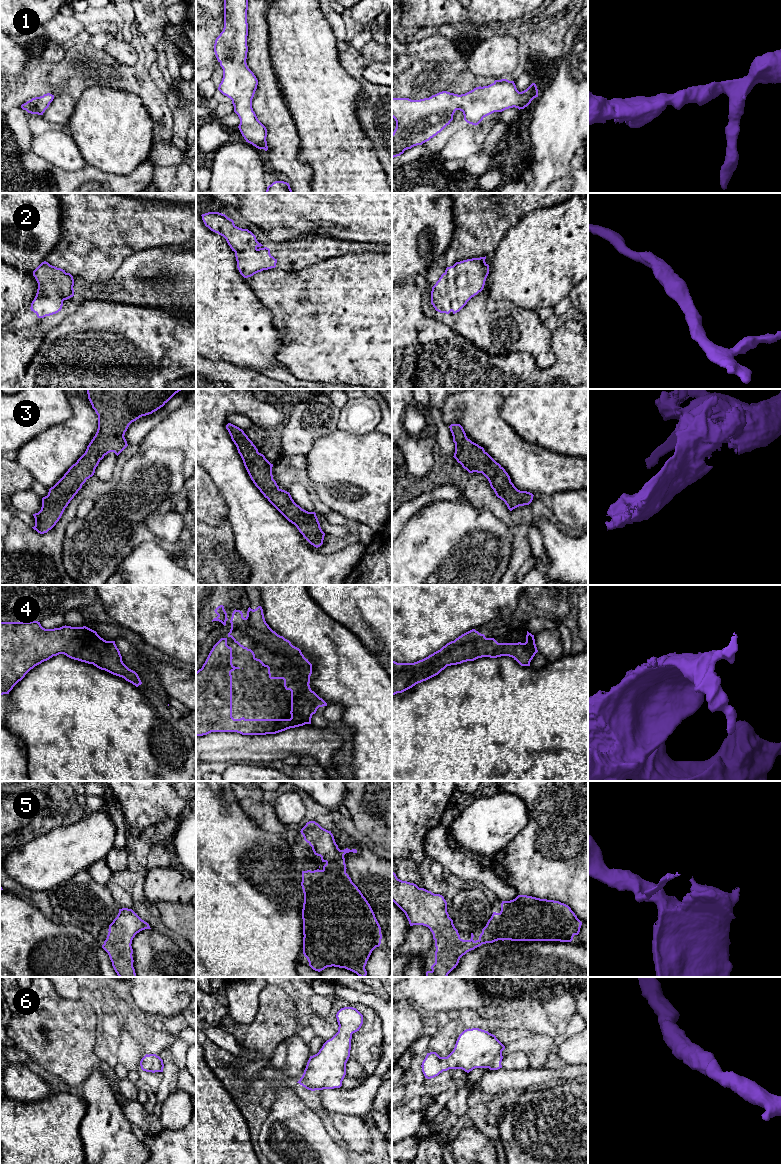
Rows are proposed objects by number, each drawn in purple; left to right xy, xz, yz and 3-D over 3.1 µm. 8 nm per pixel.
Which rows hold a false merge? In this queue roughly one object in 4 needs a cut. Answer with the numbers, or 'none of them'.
none of them

